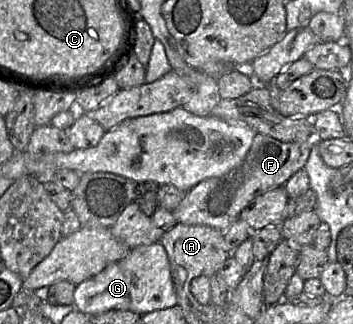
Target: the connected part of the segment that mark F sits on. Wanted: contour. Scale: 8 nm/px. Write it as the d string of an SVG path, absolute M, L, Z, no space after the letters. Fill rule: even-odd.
M257 133L243 163L220 177L211 177L199 182L191 188L180 204L172 210L177 223L187 225L207 225L221 232L225 232L232 223L239 219L241 211L256 197L277 188L285 183L299 170L304 169L309 158L313 141L281 142L271 136Z

